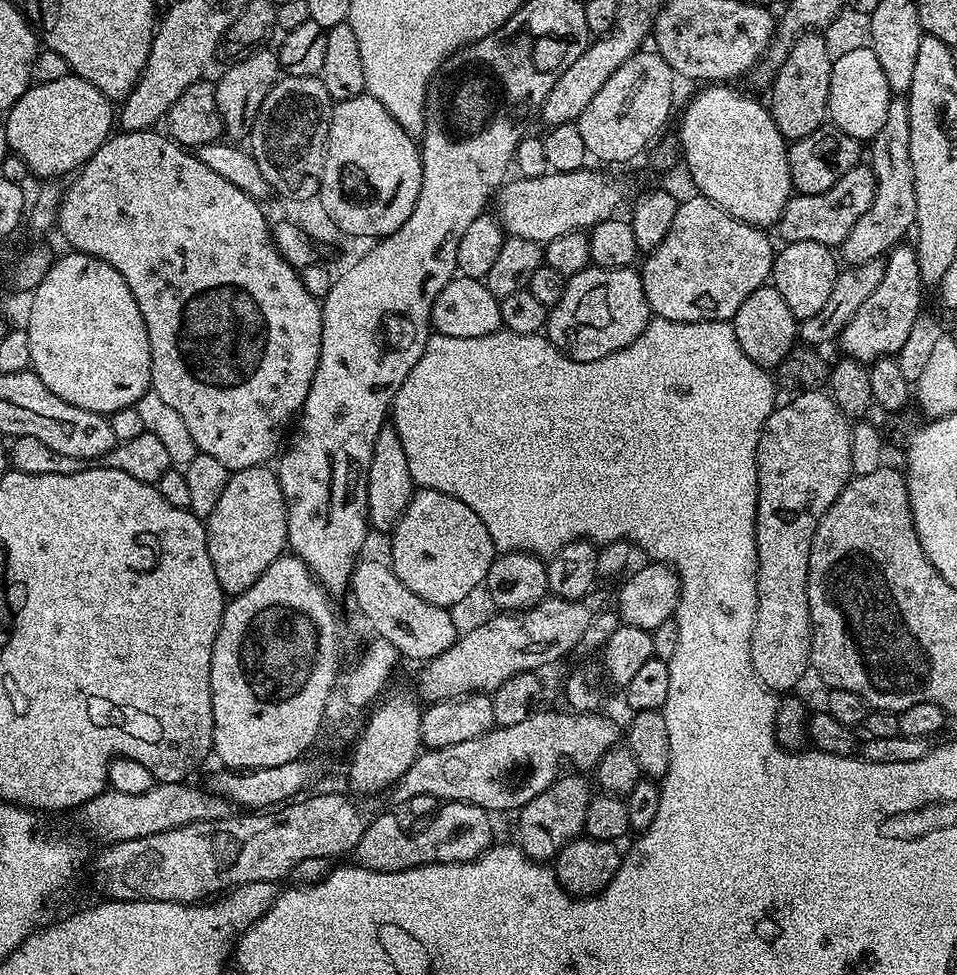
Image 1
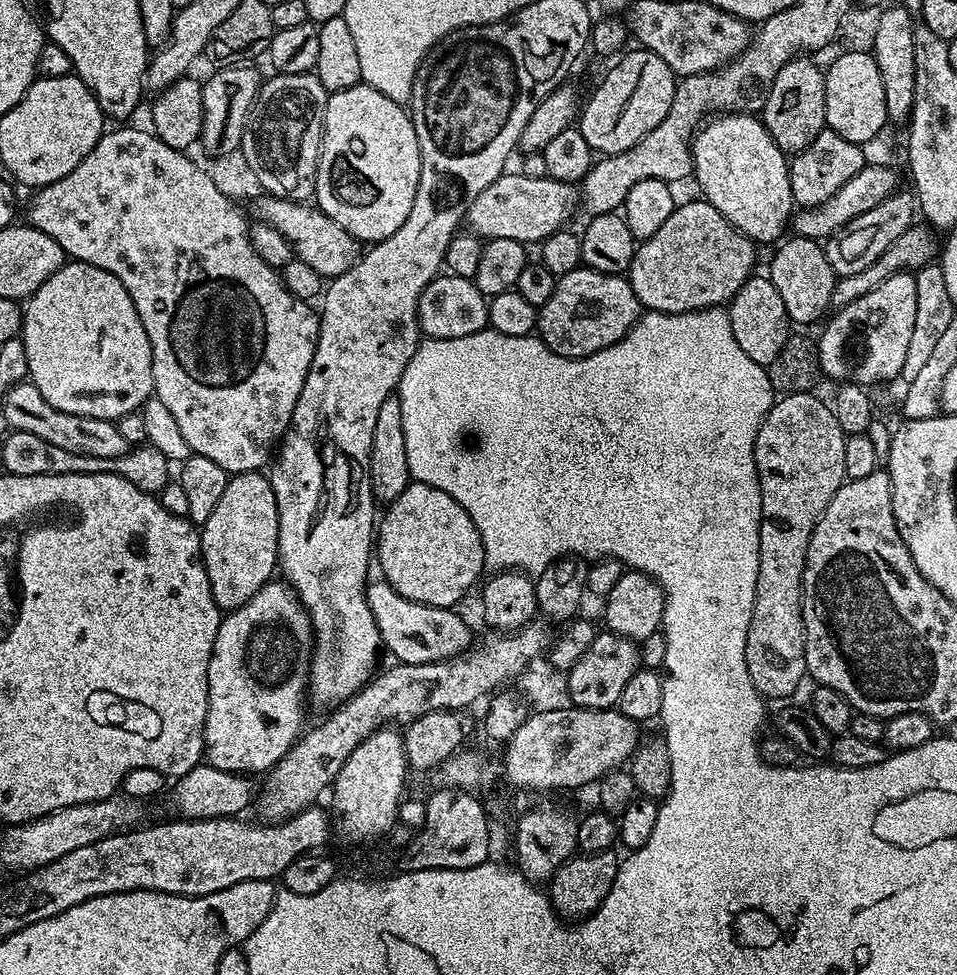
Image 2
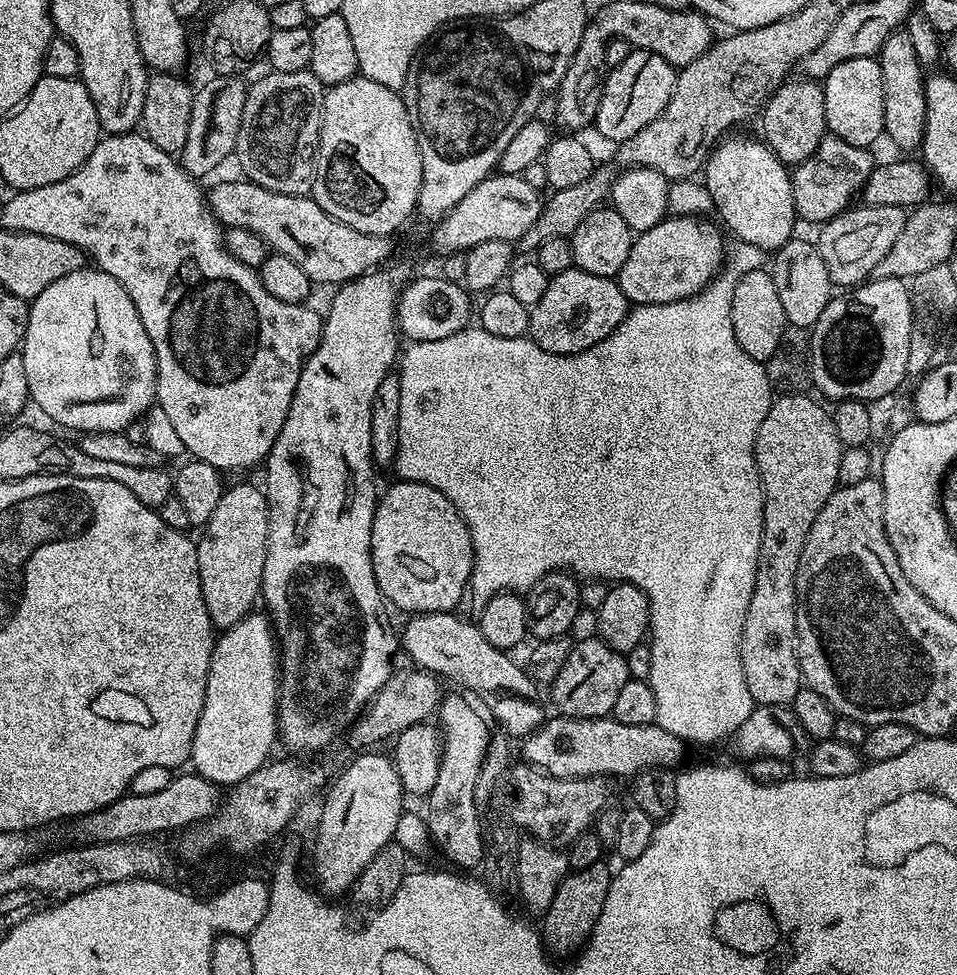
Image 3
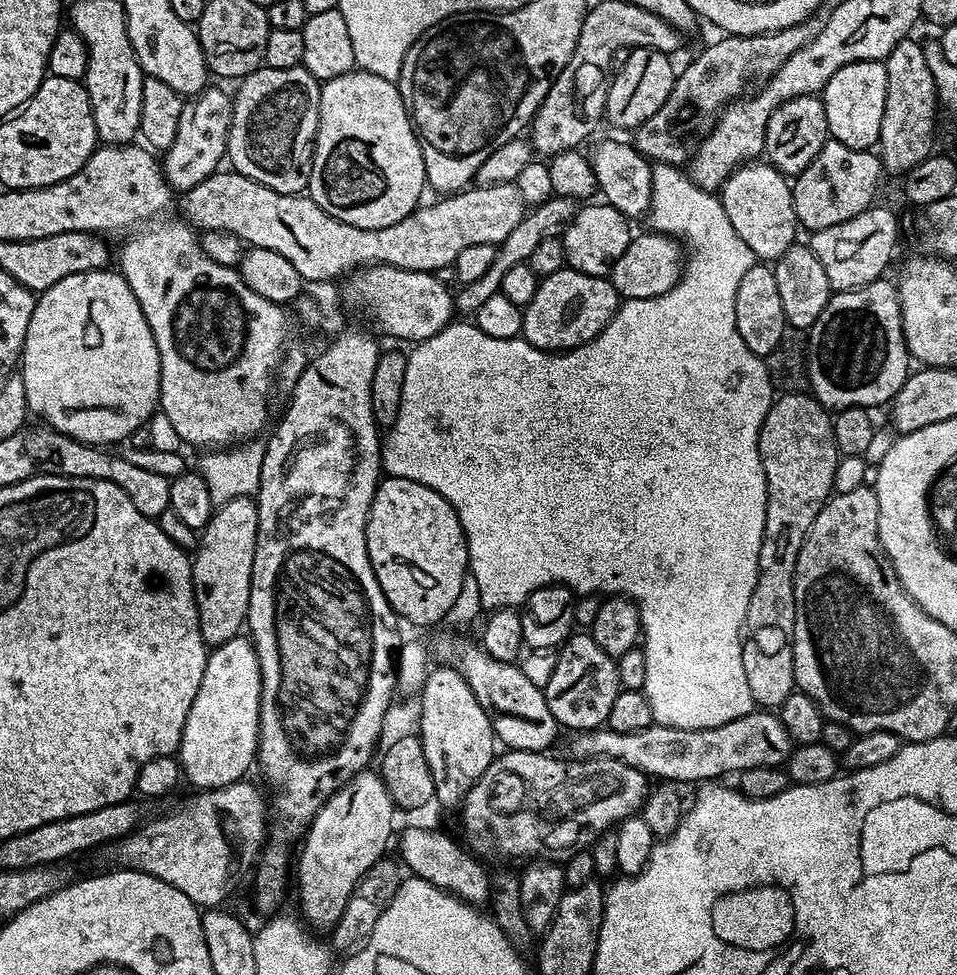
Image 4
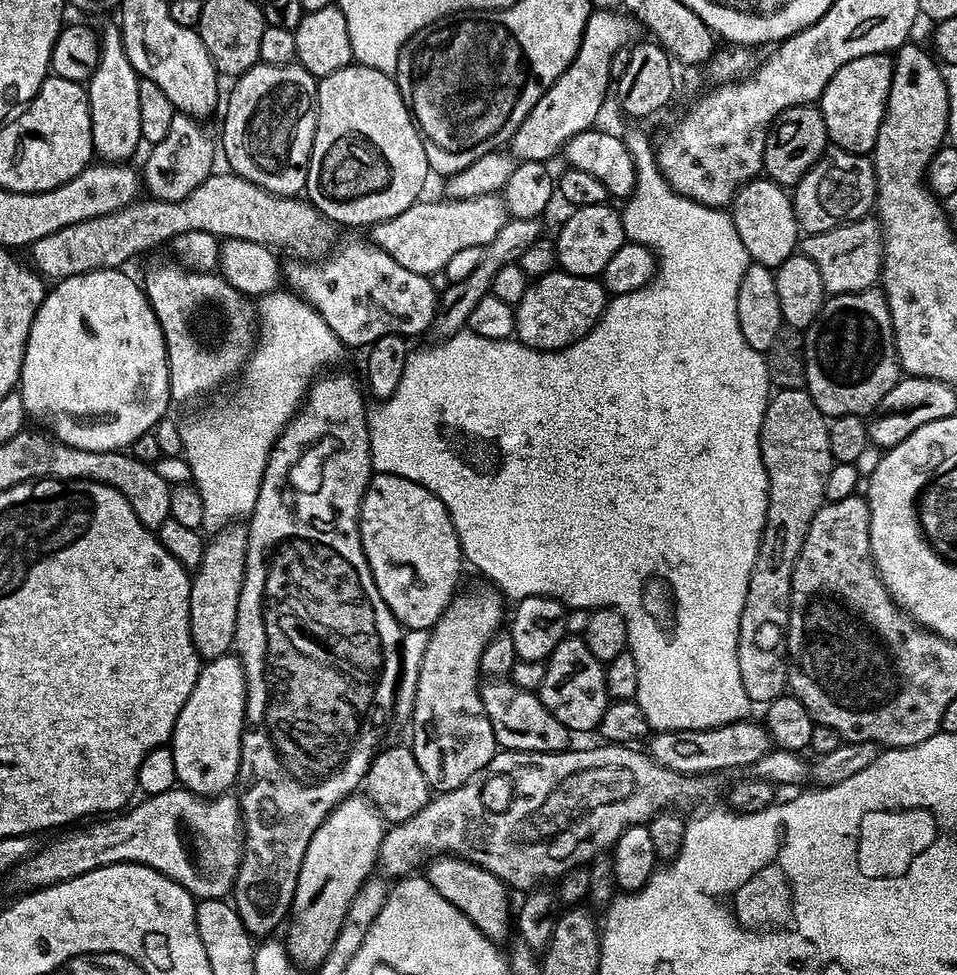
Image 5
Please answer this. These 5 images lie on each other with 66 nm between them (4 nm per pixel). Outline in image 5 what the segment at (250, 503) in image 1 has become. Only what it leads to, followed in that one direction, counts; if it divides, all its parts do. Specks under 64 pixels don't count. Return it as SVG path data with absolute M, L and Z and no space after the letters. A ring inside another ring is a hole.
M232 524L205 543L202 562L191 573L190 634L201 661L227 656L233 651L238 622L238 598L246 574L247 549L247 527L240 525L239 528Z

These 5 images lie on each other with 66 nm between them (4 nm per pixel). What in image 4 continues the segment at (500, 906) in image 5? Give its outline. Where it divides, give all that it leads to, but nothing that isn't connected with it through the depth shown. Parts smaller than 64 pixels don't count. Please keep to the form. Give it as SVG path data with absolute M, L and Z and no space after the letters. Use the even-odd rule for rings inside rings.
M408 828L400 836L400 856L403 867L408 867L413 877L430 882L444 892L451 892L466 904L484 906L489 903L489 870L476 861L479 859L471 851L451 840L446 833L435 832L432 828Z

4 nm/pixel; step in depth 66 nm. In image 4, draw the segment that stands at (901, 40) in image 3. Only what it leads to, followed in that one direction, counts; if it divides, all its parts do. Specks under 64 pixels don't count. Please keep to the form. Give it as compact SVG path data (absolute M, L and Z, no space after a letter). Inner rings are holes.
M906 38L902 42L898 42L894 46L894 50L890 50L887 60L884 61L886 66L886 110L882 114L878 155L885 173L906 173L914 166L918 166L918 162L933 155L934 152L932 143L936 140L936 104L938 105L936 76L926 62L924 44L912 39Z

